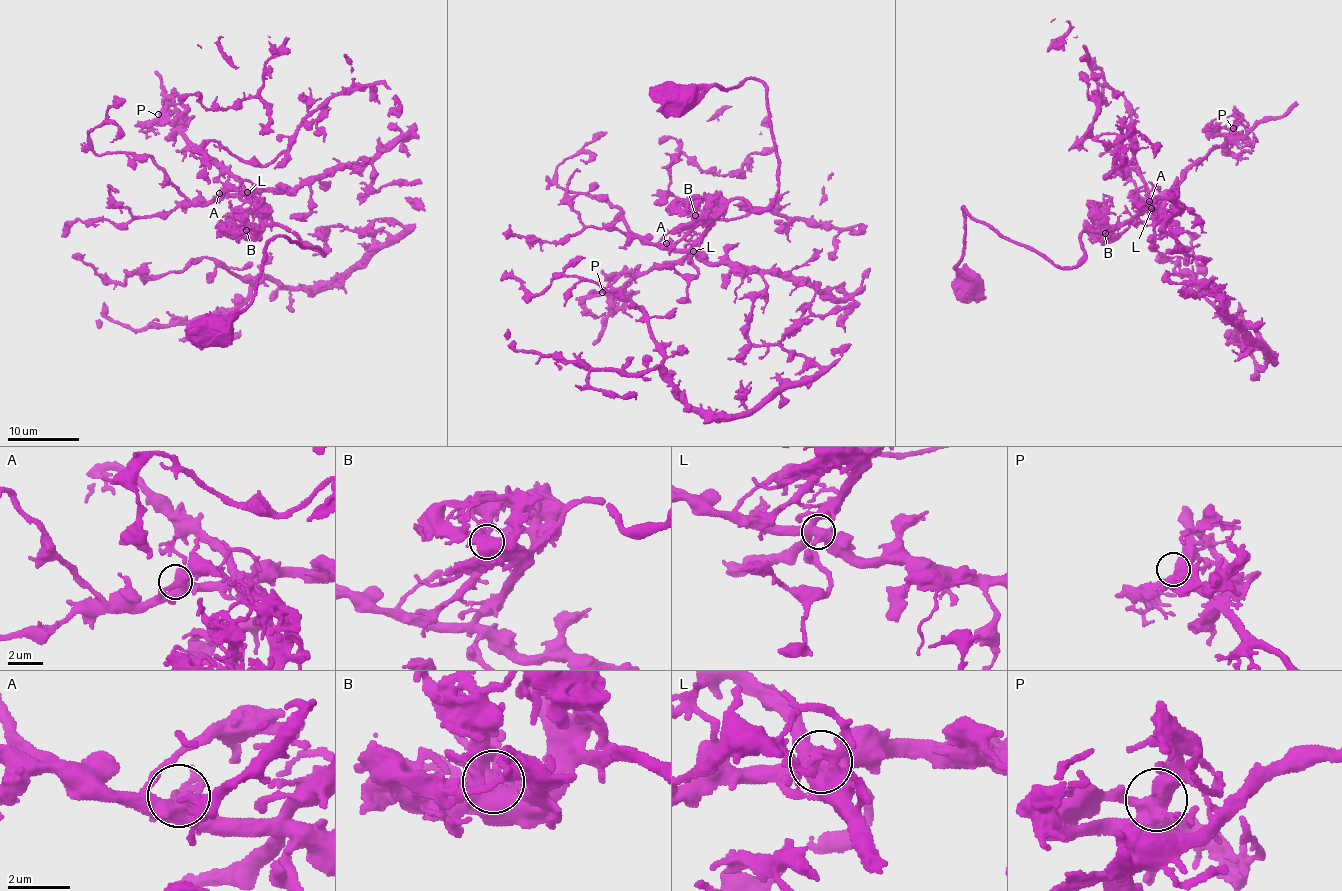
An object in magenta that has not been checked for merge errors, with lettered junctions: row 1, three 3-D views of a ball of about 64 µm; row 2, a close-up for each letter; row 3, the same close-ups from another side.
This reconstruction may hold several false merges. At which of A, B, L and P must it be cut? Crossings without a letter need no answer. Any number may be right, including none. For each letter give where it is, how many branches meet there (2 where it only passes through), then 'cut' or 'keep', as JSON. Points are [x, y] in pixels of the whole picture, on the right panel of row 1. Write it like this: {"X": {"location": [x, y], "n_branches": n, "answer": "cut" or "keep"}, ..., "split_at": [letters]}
{"A": {"location": [1149, 201], "n_branches": 3, "answer": "keep"}, "B": {"location": [1105, 233], "n_branches": 5, "answer": "keep"}, "L": {"location": [1151, 208], "n_branches": 6, "answer": "cut"}, "P": {"location": [1233, 128], "n_branches": 5, "answer": "keep"}, "split_at": ["L"]}

